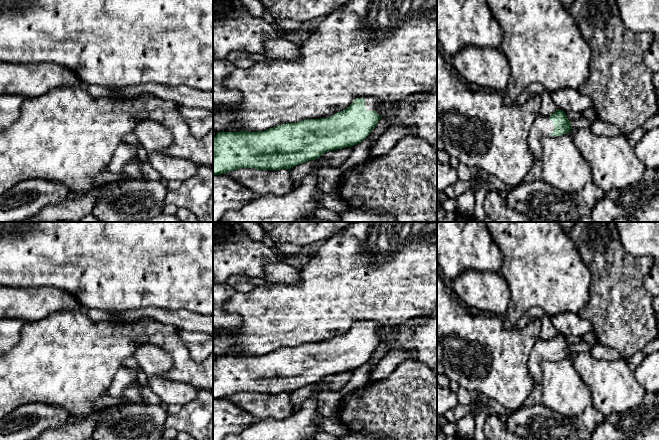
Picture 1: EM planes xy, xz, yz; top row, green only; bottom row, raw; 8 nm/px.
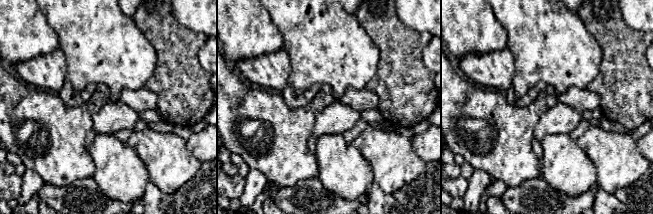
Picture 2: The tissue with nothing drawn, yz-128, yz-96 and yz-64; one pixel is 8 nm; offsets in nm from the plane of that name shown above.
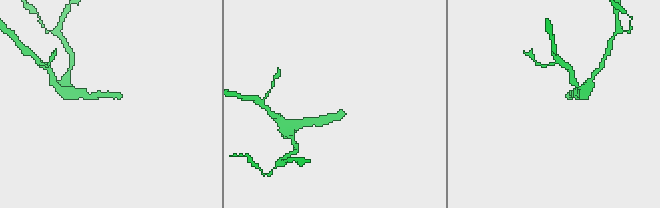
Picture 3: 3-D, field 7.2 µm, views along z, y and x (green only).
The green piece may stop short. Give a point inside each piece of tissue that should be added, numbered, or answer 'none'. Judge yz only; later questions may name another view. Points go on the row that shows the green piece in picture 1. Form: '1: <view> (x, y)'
1: yz (543, 126)

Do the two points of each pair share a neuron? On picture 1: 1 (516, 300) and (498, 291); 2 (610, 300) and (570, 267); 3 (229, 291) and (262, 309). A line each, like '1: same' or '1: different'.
1: different
2: different
3: different

